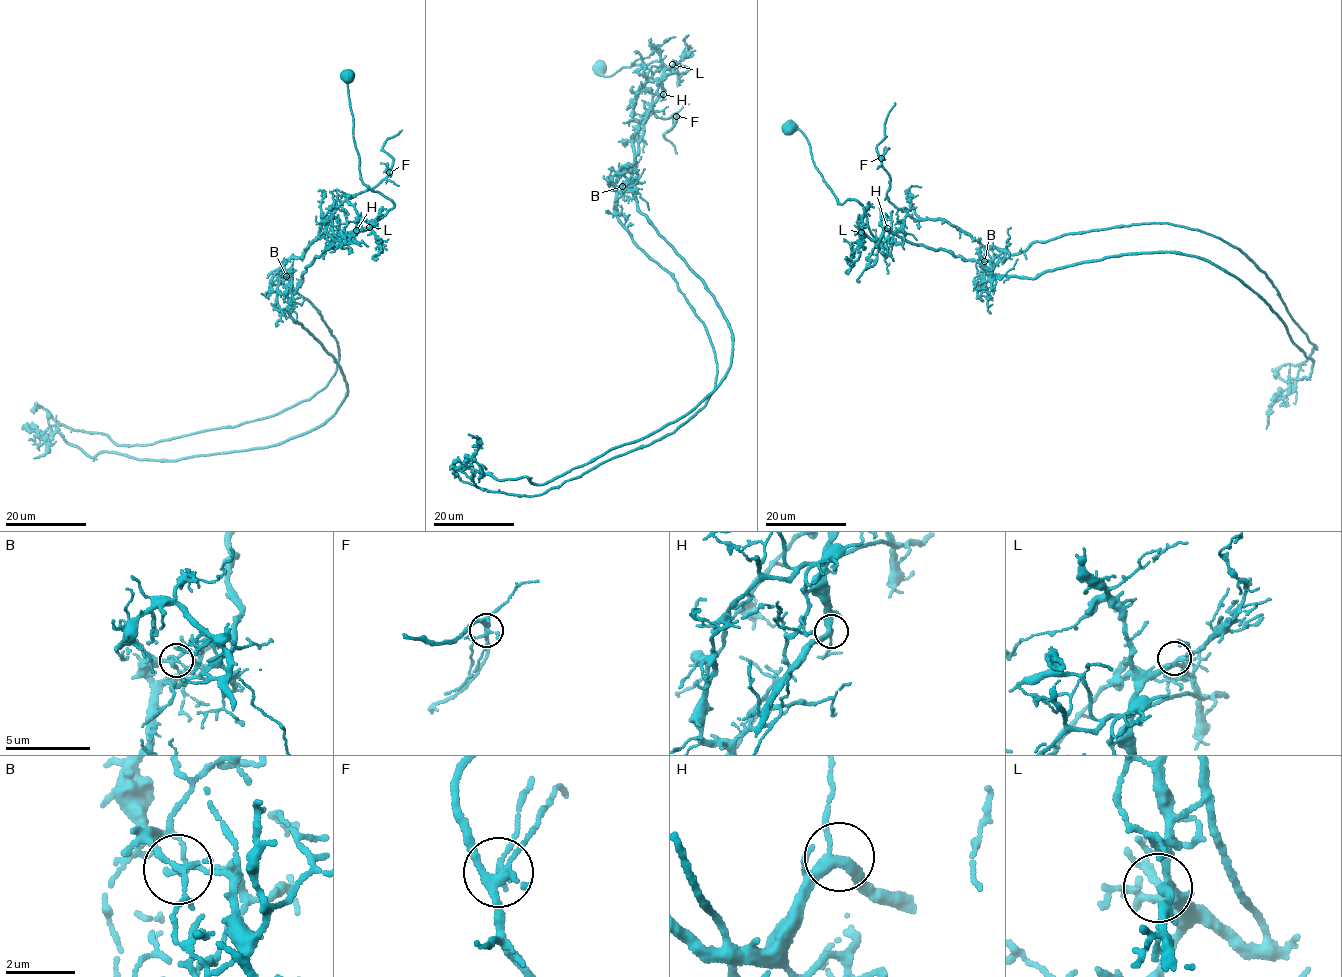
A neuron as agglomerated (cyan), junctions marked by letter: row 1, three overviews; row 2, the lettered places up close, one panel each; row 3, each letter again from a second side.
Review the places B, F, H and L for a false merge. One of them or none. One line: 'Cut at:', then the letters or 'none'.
Cut at: B

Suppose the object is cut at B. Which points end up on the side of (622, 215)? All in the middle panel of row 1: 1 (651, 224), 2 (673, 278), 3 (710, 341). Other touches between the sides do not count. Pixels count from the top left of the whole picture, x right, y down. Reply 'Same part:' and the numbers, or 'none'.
Same part: 2, 3

